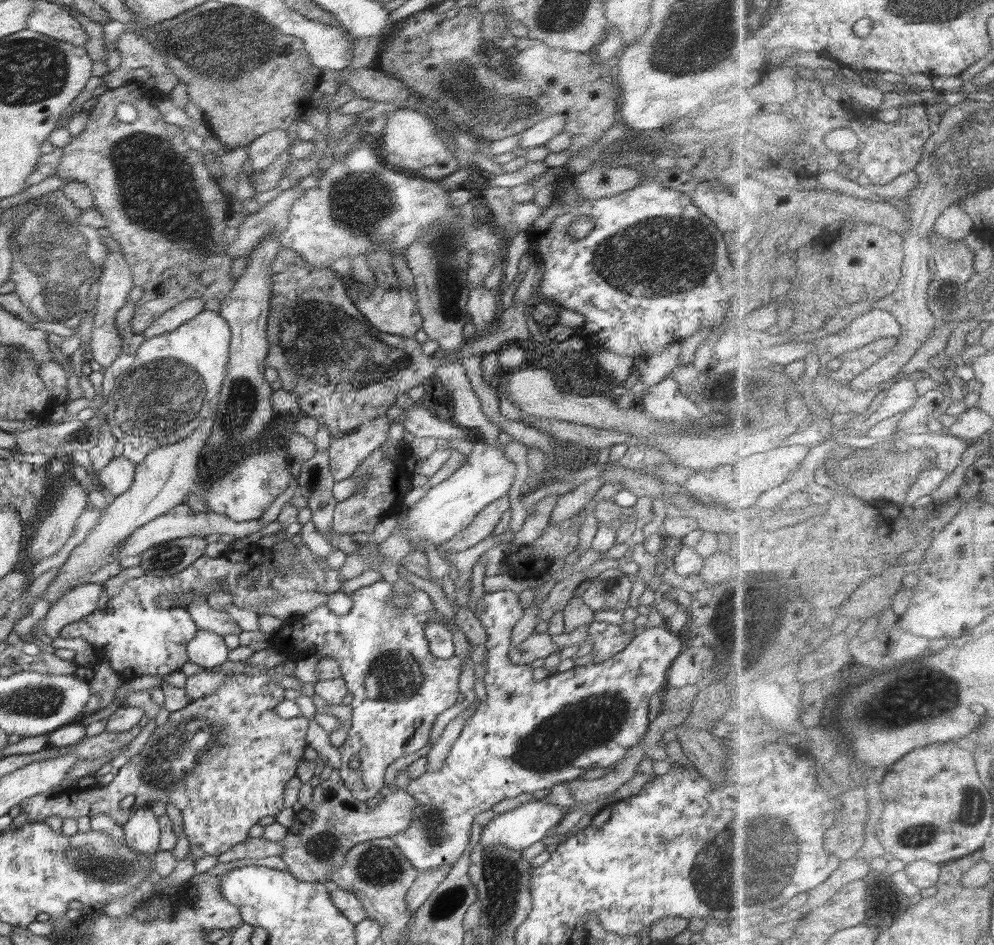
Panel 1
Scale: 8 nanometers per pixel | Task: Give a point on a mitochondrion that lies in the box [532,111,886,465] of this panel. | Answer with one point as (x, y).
(672, 269)

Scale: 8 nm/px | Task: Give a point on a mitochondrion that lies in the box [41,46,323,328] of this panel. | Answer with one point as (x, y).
(158, 192)

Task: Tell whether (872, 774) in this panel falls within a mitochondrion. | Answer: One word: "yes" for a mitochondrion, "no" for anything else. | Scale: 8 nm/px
no

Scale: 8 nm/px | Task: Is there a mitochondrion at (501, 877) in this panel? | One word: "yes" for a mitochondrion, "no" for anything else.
yes

